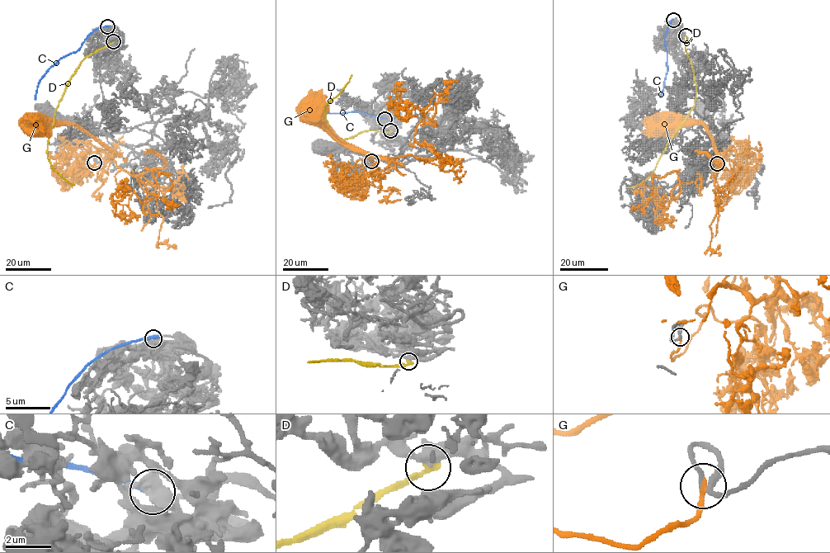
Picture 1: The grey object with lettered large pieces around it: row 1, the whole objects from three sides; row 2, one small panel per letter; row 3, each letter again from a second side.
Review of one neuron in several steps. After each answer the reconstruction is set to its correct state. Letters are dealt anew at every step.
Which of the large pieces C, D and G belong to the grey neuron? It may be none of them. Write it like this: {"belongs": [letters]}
{"belongs": []}

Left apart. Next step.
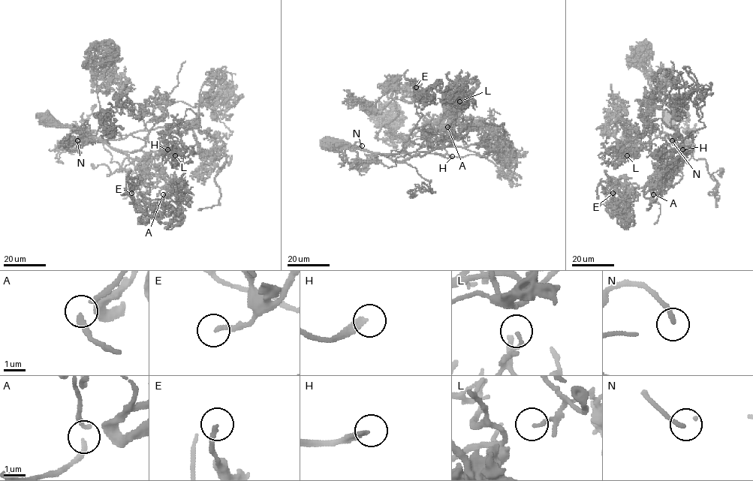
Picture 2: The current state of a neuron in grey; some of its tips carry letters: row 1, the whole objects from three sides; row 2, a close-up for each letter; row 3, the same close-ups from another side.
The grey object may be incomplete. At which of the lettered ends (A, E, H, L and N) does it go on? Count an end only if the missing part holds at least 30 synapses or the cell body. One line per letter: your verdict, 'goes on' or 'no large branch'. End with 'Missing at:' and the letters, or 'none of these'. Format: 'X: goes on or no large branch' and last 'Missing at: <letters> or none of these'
A: no large branch
E: goes on
H: goes on
L: no large branch
N: no large branch
Missing at: E, H

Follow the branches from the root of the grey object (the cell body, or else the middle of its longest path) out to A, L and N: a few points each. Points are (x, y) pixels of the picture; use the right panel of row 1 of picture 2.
A: (667, 120), (688, 148), (681, 157), (682, 177), (673, 187), (648, 182), (645, 196), (653, 194)
L: (667, 120), (679, 139), (670, 135), (664, 139), (655, 137), (635, 155), (626, 148), (630, 153), (627, 155)
N: (667, 120), (688, 145), (685, 140), (668, 138), (672, 140)

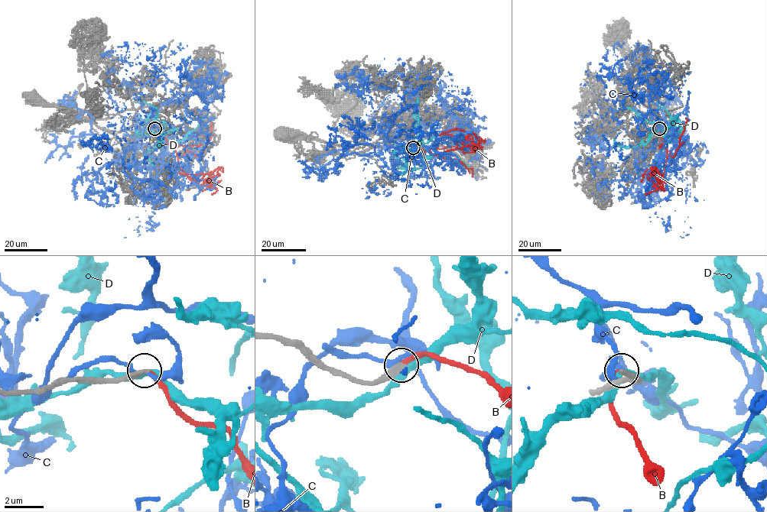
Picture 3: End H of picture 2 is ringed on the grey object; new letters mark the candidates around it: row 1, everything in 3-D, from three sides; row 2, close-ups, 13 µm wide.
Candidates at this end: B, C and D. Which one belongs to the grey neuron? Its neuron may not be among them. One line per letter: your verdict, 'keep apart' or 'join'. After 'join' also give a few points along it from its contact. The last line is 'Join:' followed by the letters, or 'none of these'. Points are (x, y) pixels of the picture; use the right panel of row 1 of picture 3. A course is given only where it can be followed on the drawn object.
B: join | via (659, 128), (658, 133), (667, 151), (663, 177), (661, 181), (650, 179), (647, 170), (642, 174), (641, 182)
C: keep apart
D: keep apart
Join: B

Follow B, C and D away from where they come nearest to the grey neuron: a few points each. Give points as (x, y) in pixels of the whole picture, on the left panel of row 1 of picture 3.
B: (154, 128), (175, 151), (180, 169), (196, 179), (180, 173), (203, 174), (195, 182)
C: (154, 129), (171, 128), (157, 161), (202, 140), (183, 99), (203, 94), (158, 137), (151, 108), (127, 128)
D: (154, 129), (137, 134), (148, 136), (161, 131), (167, 140), (180, 141), (207, 115)

